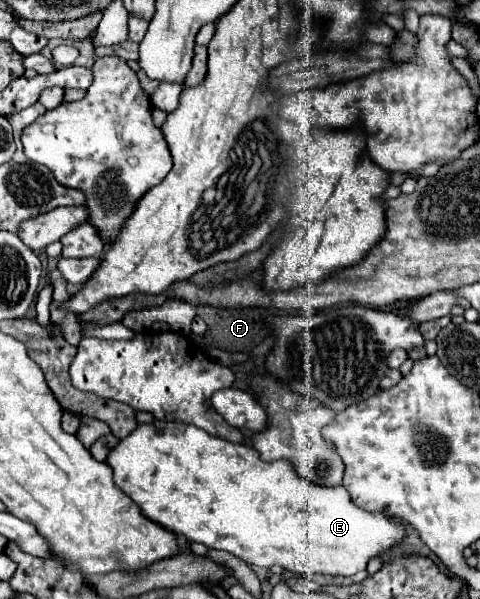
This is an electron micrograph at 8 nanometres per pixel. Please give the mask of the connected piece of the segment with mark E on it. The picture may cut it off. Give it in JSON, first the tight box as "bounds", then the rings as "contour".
{"bounds":[106,422,404,576],"contour":[[[156,422],[138,424],[136,430],[110,450],[106,462],[114,470],[114,484],[140,506],[146,518],[186,536],[188,542],[200,542],[212,550],[226,550],[250,566],[270,568],[278,564],[298,574],[352,576],[364,570],[370,558],[402,544],[404,538],[402,524],[396,524],[384,514],[360,510],[352,504],[344,486],[316,486],[300,478],[290,462],[264,462],[252,446],[210,436],[184,422],[160,422],[160,428]]]}

